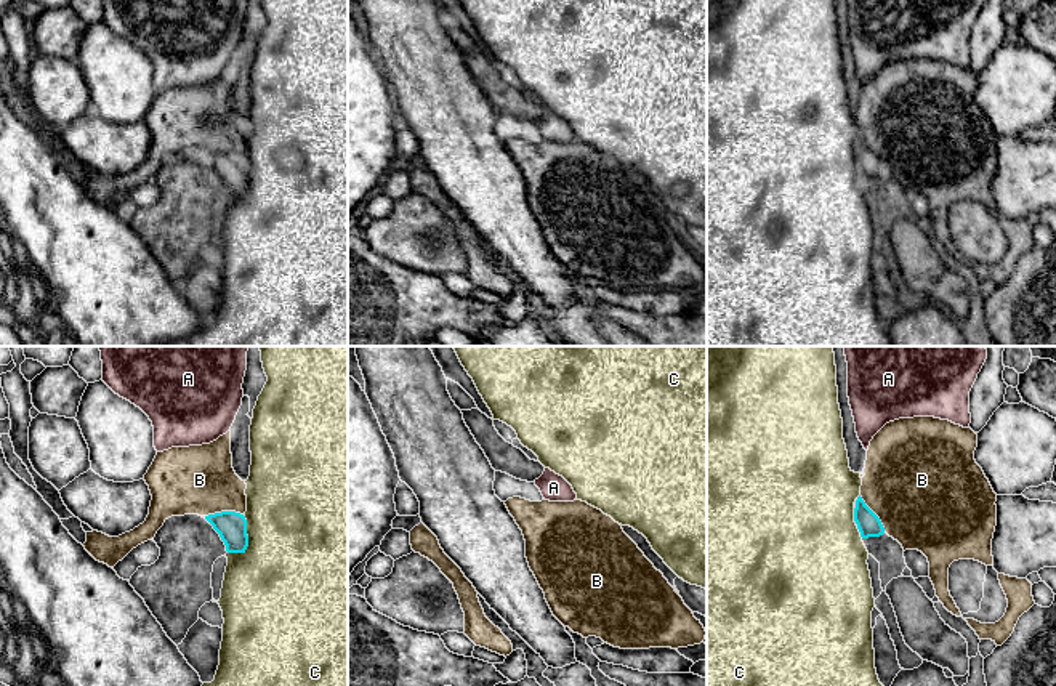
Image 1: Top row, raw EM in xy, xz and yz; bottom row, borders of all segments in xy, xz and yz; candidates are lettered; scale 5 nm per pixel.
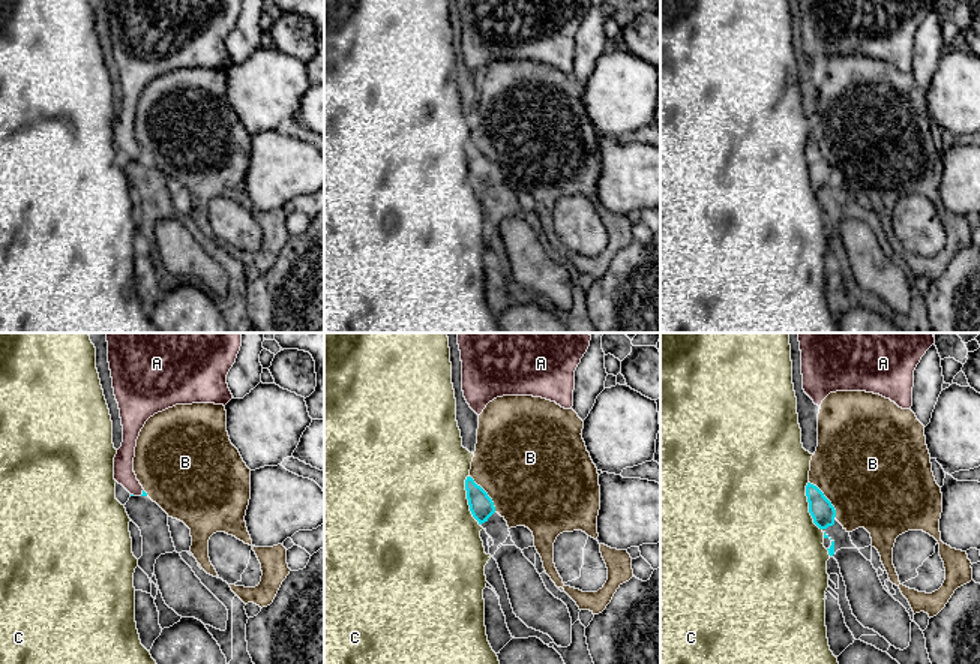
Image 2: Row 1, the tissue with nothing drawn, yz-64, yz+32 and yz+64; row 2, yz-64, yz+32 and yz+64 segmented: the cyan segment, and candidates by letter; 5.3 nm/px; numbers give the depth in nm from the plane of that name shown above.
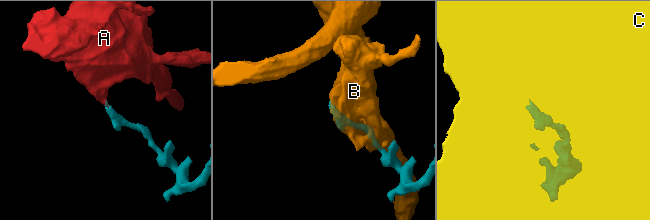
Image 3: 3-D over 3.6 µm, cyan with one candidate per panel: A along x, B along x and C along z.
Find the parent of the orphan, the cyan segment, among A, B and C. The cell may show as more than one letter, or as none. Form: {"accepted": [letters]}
{"accepted": ["A"]}

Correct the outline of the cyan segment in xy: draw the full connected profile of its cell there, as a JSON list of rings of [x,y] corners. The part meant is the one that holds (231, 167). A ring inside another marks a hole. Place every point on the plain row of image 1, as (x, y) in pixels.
[[[221,152],[205,157],[220,175],[228,194],[245,194],[248,188],[247,160],[236,152]]]

